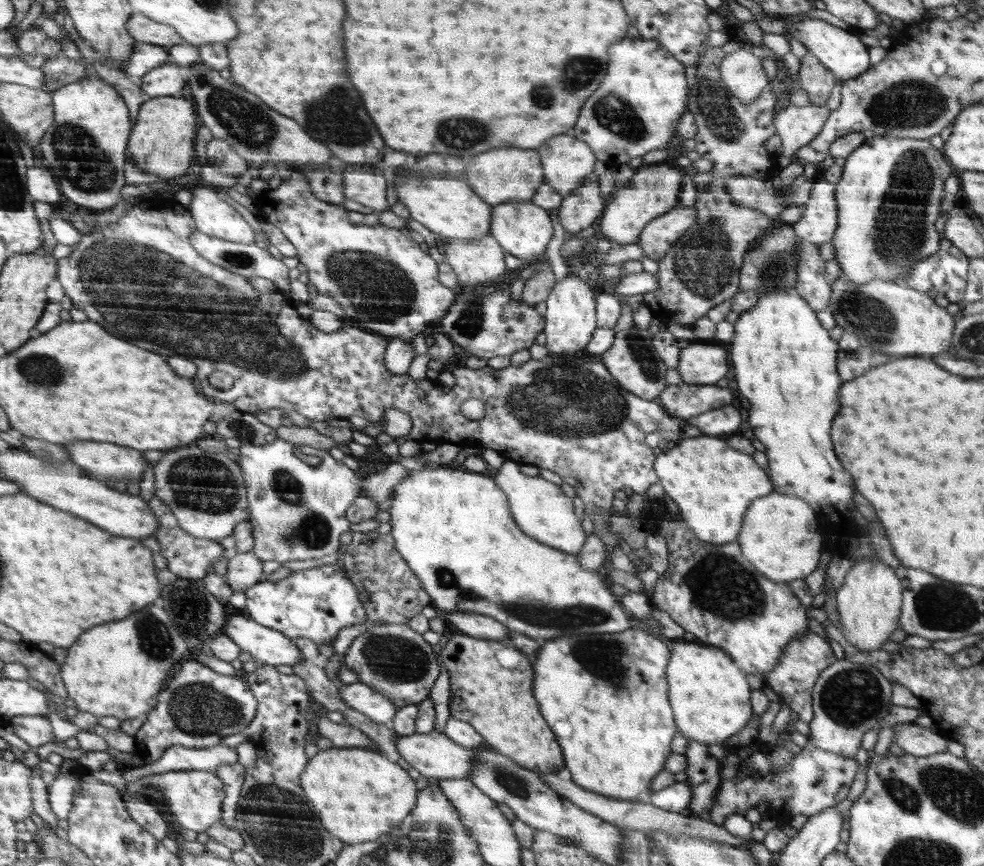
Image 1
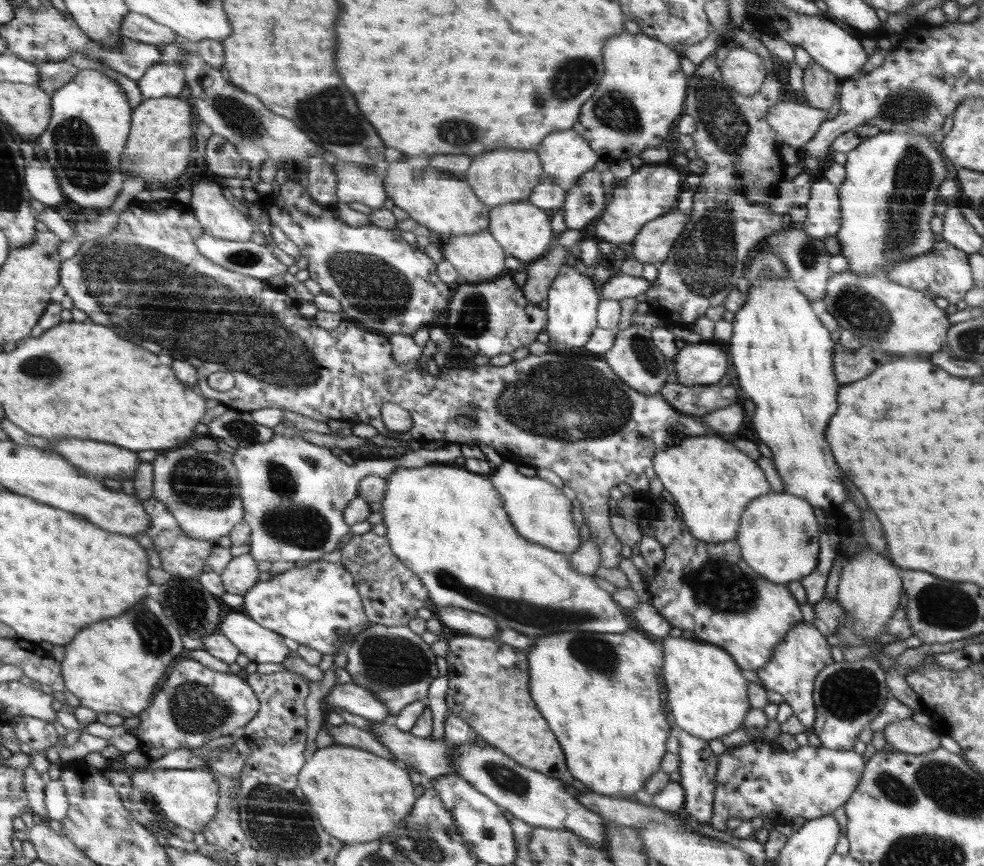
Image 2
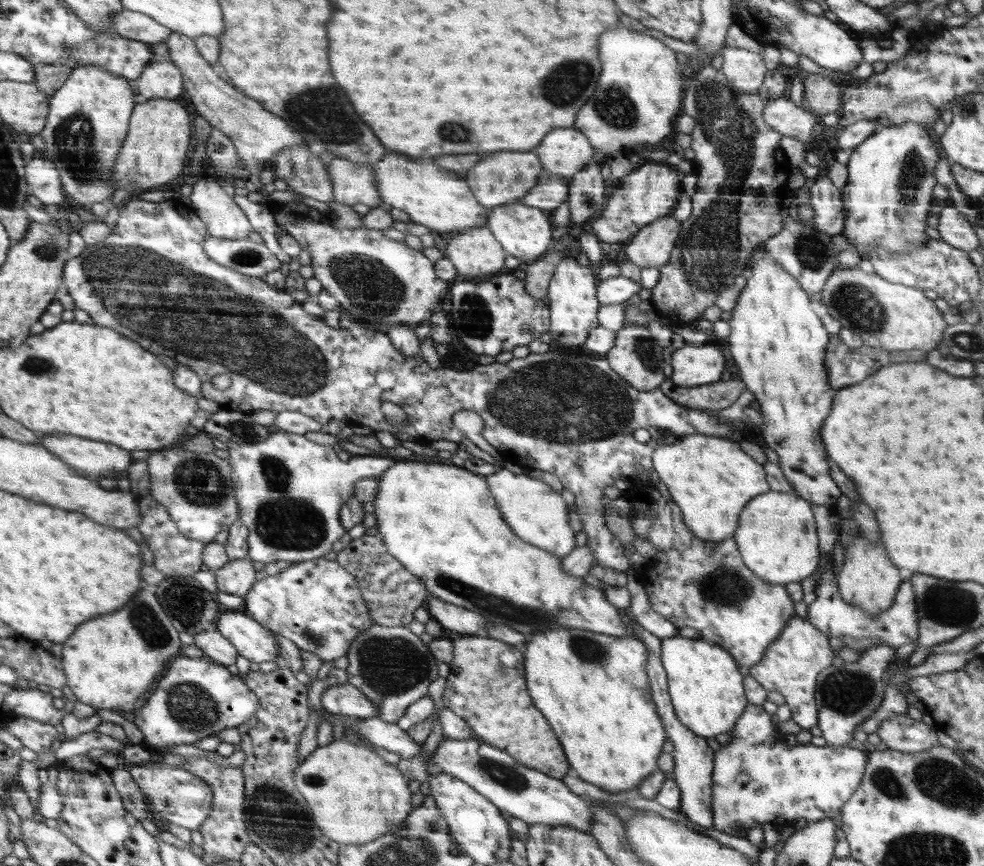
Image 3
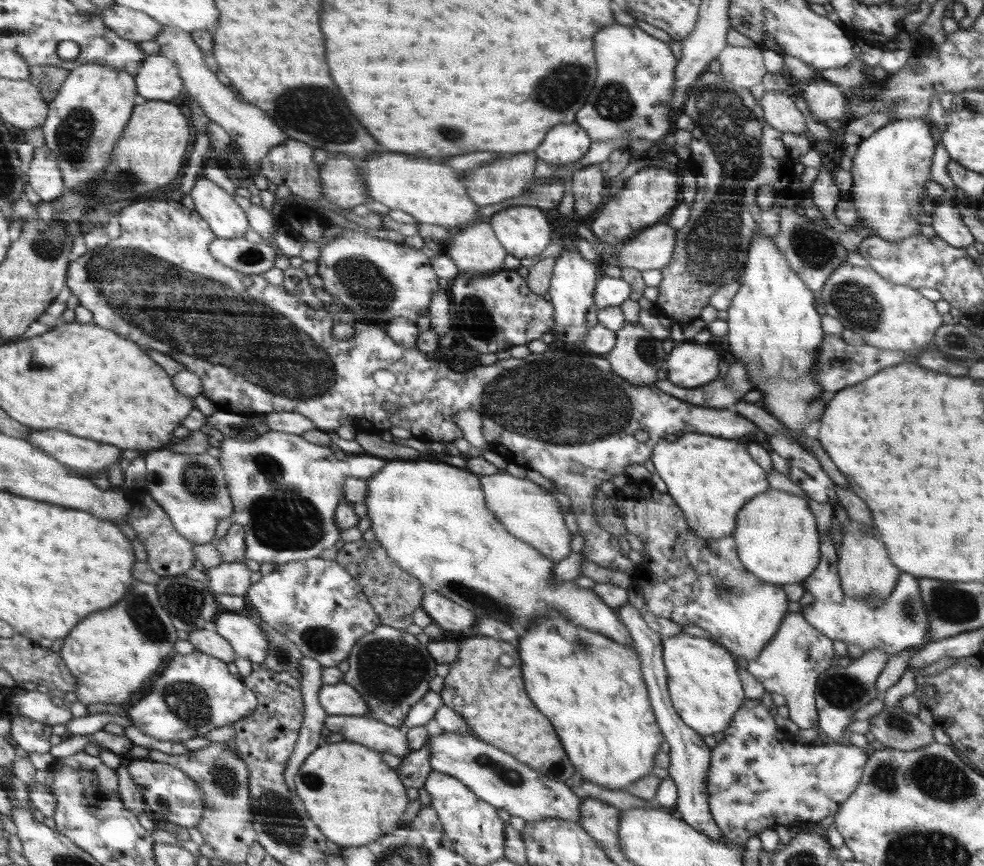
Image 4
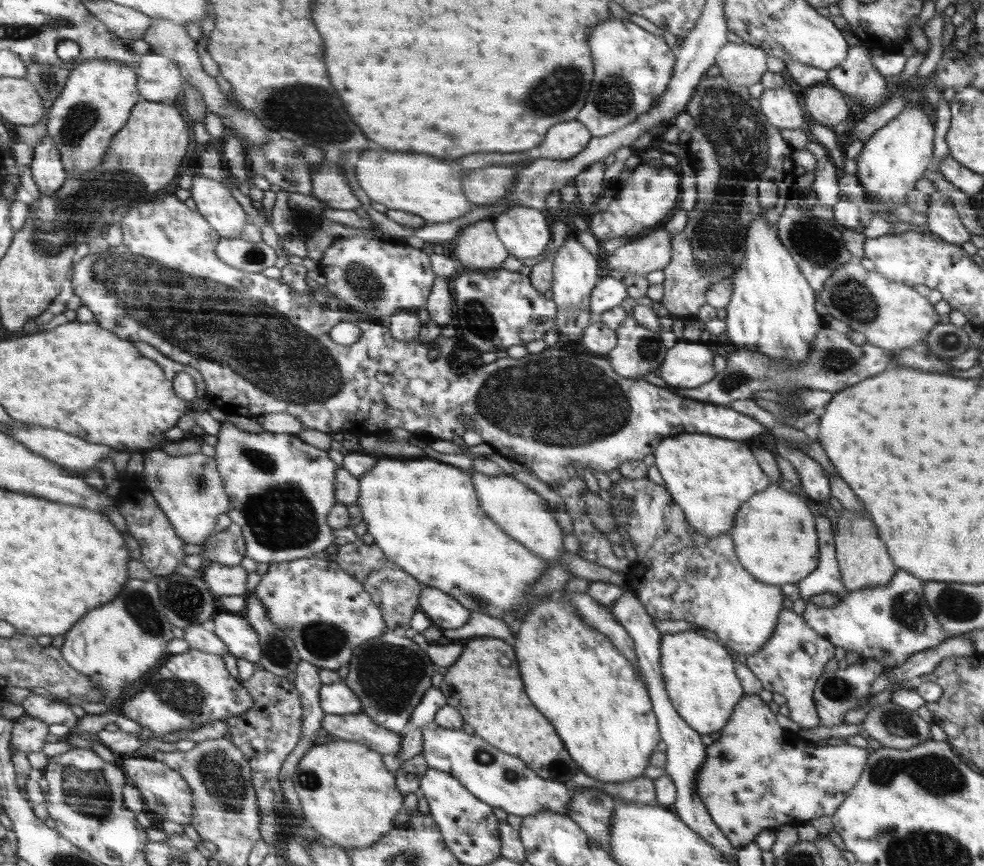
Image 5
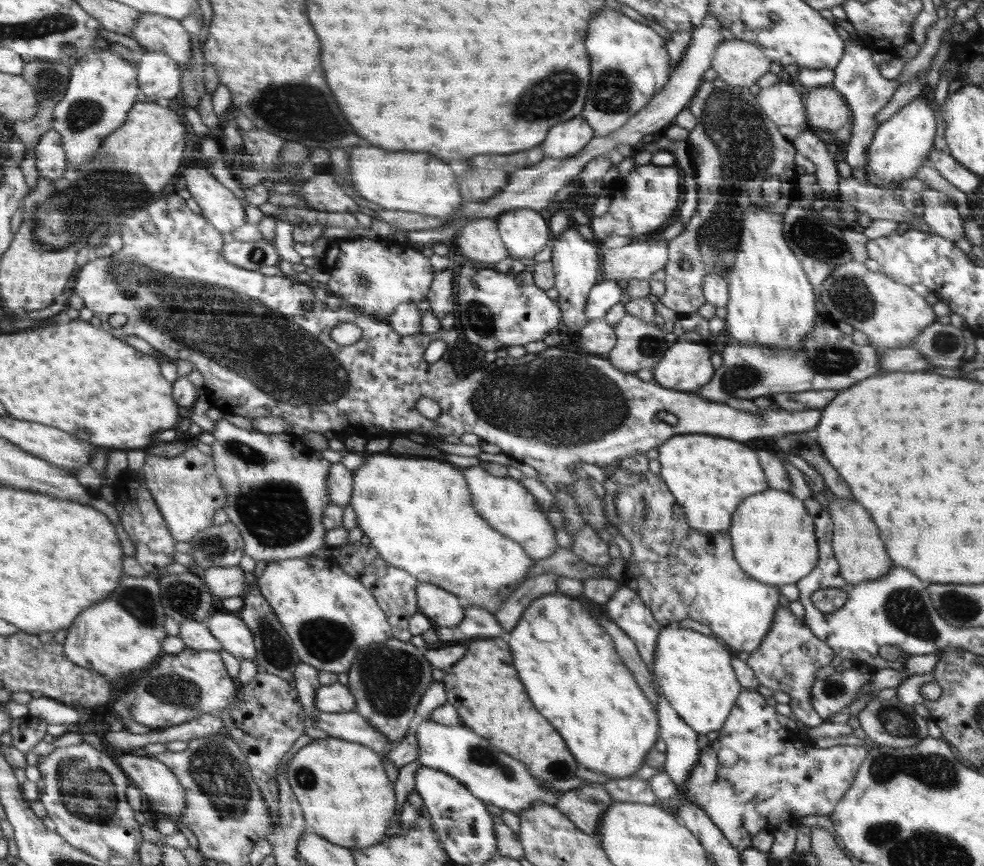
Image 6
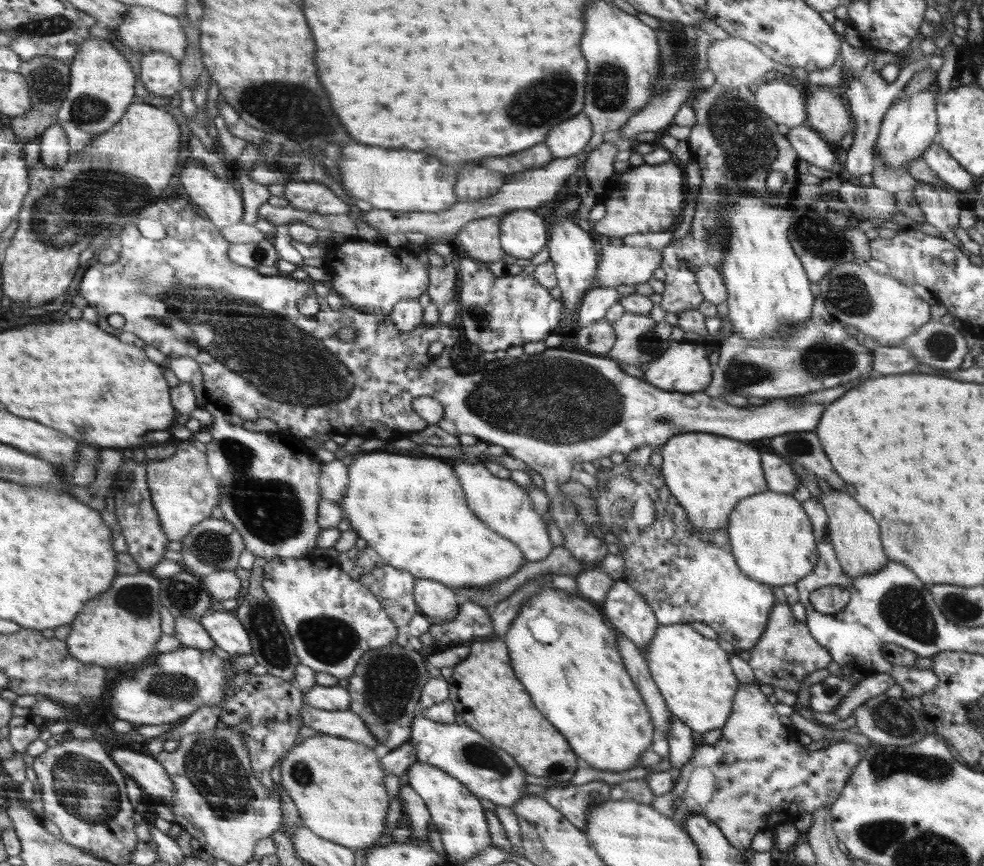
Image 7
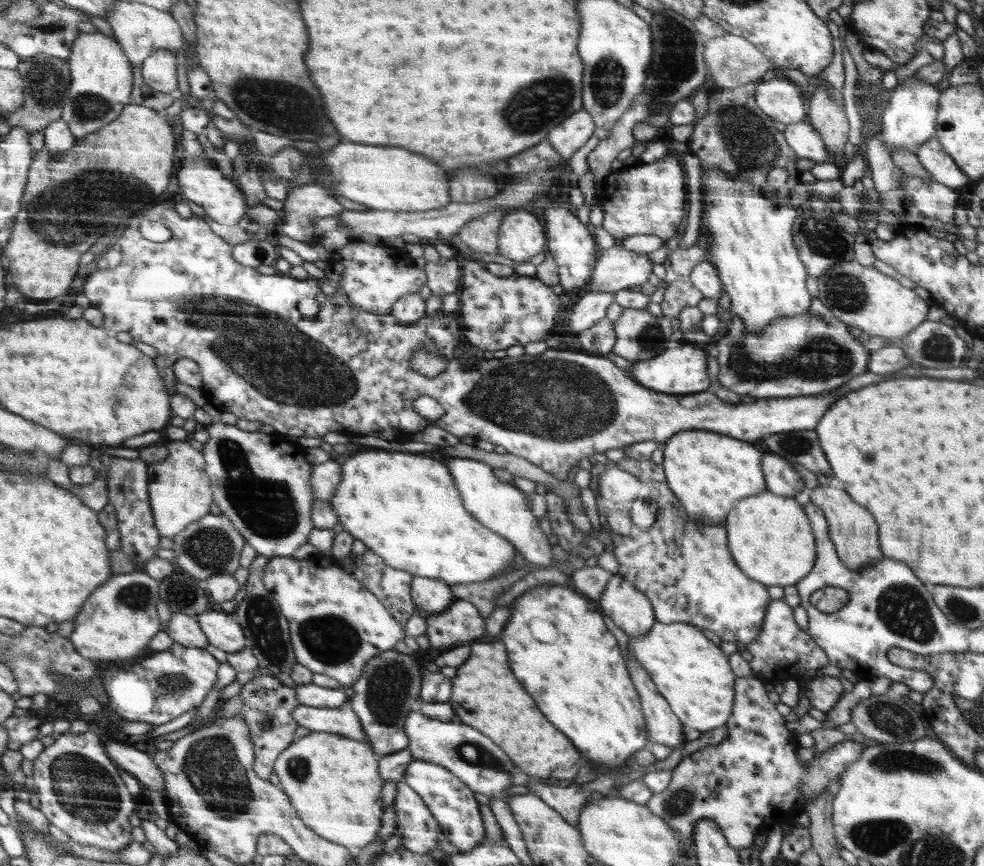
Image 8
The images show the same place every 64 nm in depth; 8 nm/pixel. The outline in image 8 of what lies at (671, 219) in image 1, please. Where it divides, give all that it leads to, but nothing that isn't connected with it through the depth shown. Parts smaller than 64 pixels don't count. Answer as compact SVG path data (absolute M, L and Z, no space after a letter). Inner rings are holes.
M622 246L602 250L587 290L618 293L620 290L644 285L653 265L648 255L638 255Z

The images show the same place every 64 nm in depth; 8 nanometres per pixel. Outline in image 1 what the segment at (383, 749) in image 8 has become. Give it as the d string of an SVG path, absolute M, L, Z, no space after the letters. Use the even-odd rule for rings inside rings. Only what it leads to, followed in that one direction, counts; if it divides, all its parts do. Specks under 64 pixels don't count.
M372 624L356 637L345 654L345 665L358 676L358 683L386 696L397 710L428 699L438 678L438 662L432 646L408 624Z

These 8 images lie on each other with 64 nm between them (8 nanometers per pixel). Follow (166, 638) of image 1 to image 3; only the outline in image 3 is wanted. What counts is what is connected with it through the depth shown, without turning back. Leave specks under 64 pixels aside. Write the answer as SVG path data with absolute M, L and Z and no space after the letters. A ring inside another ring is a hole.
M148 588L142 589L126 608L114 614L98 616L80 626L64 643L64 648L63 660L68 673L68 689L76 694L80 702L96 709L112 710L121 707L132 713L140 710L140 698L158 680L160 672L168 666L168 662L173 662L174 656L183 654L180 631L175 627L174 619L164 610L163 602L160 602L157 593L150 592Z

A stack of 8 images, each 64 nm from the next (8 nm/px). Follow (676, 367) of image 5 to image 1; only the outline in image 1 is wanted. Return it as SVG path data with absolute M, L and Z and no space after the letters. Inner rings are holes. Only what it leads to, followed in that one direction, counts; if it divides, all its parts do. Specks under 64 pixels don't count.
M692 342L680 352L676 372L686 384L716 385L728 372L726 350L712 344Z

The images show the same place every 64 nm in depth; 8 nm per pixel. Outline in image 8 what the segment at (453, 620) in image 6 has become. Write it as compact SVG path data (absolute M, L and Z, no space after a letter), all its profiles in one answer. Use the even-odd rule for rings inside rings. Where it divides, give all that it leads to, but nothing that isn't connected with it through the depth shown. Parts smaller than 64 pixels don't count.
M418 575L412 578L411 598L416 606L428 613L444 612L454 600L448 583Z

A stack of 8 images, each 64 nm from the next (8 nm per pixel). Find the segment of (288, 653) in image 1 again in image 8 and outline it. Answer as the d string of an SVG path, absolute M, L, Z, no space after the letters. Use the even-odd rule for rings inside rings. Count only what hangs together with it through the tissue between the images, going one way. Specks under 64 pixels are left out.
M210 608L200 615L199 622L212 645L227 653L244 650L247 643L244 627L232 613Z

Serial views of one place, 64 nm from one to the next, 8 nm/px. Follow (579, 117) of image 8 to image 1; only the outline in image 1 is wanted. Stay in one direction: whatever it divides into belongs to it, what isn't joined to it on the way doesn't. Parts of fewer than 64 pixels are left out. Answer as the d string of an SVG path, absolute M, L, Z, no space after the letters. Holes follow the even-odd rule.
M571 132L548 138L537 150L542 159L546 183L556 189L562 198L570 196L594 172L595 154Z

